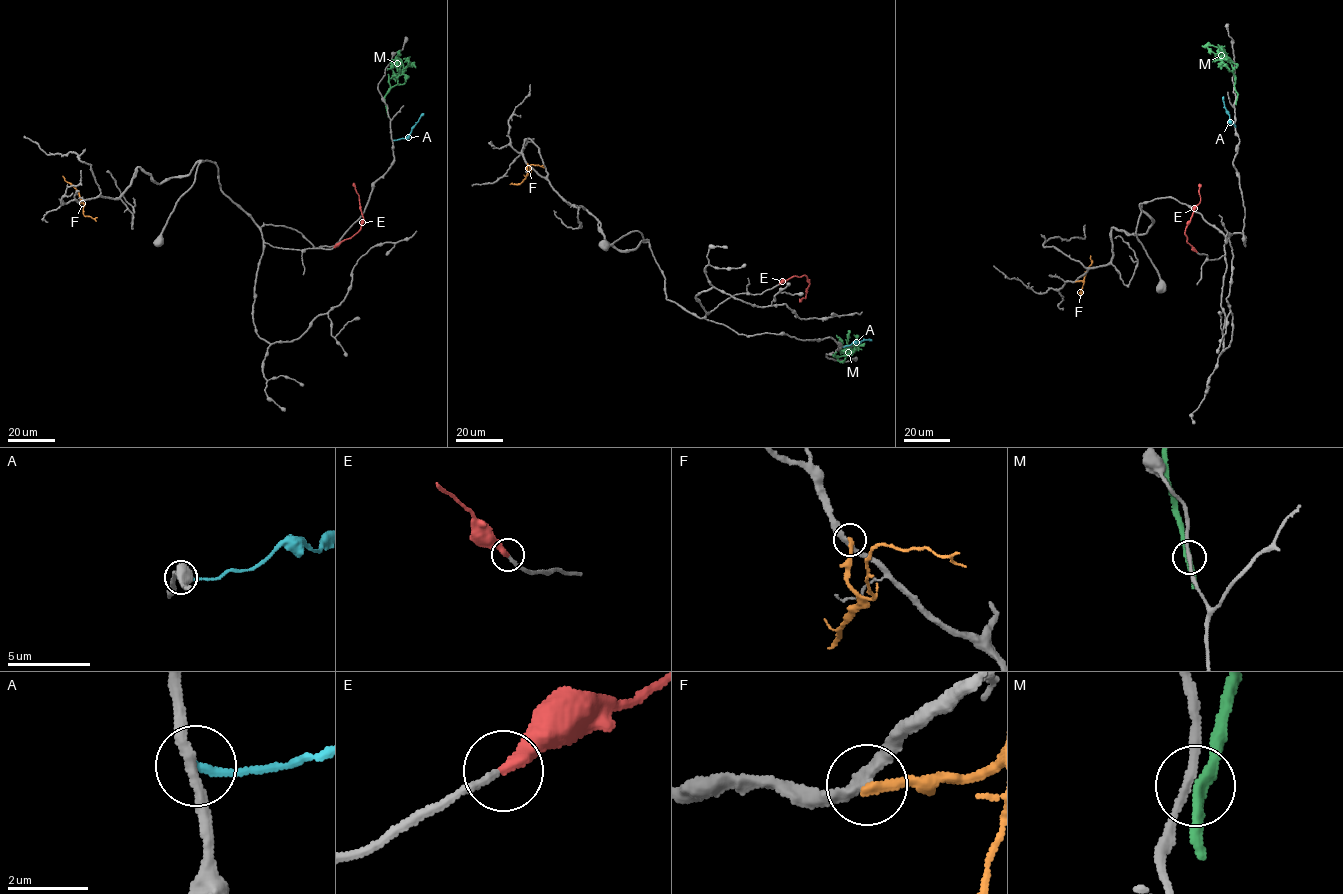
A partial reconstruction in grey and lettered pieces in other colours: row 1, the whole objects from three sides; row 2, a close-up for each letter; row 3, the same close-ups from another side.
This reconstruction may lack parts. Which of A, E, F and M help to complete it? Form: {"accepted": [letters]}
{"accepted": ["E"]}

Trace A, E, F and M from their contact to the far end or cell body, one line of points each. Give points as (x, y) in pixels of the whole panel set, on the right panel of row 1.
A: (1235, 126), (1230, 123), (1223, 96)
E: (1197, 252), (1187, 241), (1184, 233), (1200, 200), (1199, 184)
F: (1075, 281), (1084, 279), (1091, 264), (1090, 255)
M: (1235, 101), (1238, 93), (1233, 69), (1237, 65), (1218, 47), (1202, 45)

